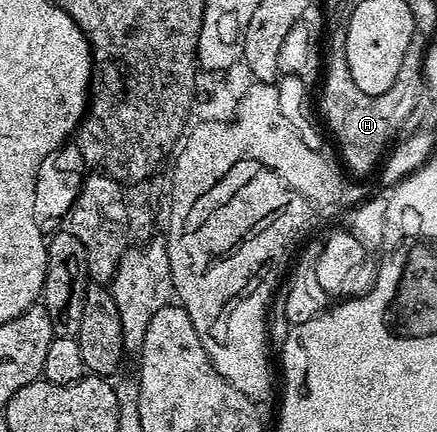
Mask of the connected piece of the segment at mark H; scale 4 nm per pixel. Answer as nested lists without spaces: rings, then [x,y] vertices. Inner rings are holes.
[[[343,20],[331,22],[330,28],[326,33],[326,60],[322,66],[322,82],[324,86],[320,89],[320,111],[318,113],[324,116],[324,121],[328,124],[328,129],[332,132],[332,137],[336,140],[336,145],[340,148],[340,153],[344,156],[344,161],[348,164],[348,169],[358,176],[364,177],[372,168],[381,164],[382,158],[389,152],[390,146],[397,140],[398,135],[392,131],[392,101],[384,94],[380,97],[366,95],[366,91],[361,91],[358,83],[354,83],[354,75],[350,75],[350,67],[346,63],[346,31],[347,24]]]

